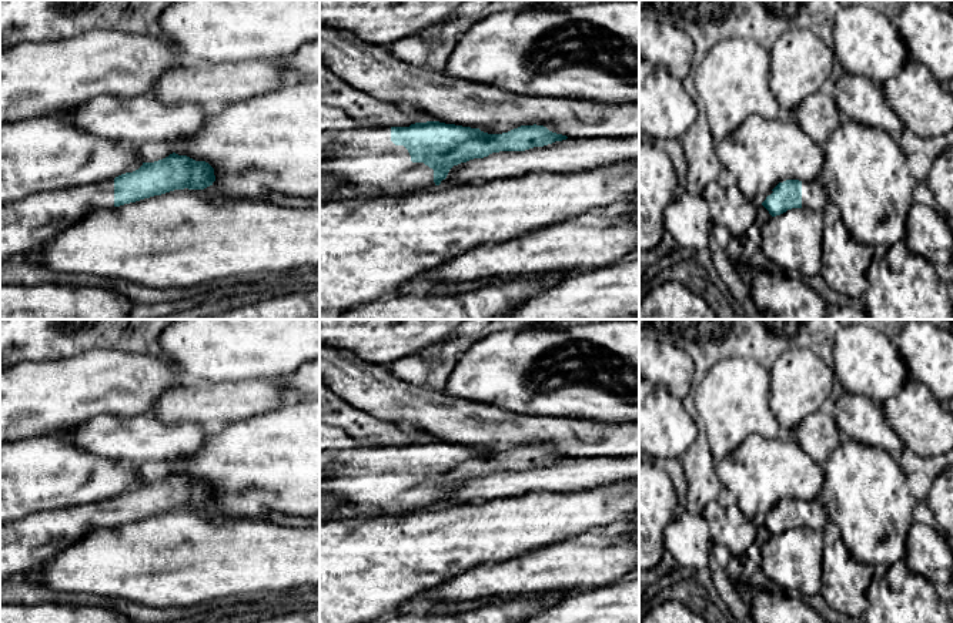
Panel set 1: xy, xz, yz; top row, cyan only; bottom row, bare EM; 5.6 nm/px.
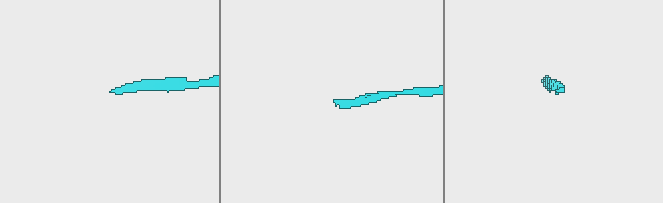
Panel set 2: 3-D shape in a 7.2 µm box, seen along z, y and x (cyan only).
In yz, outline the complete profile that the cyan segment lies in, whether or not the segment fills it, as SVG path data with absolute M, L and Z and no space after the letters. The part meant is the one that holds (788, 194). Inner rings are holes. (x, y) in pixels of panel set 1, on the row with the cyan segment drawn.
M786 180L779 182L762 202L772 217L792 208L809 208L823 212L829 204L826 190L819 180Z

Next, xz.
M439 121L409 127L320 131L320 170L344 182L332 200L385 197L439 185L454 165L499 151L566 140L544 125L488 134Z

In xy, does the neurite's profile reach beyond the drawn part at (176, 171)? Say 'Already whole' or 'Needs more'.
Needs more

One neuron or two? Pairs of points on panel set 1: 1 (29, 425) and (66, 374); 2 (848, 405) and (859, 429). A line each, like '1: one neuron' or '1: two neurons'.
1: one neuron
2: one neuron

